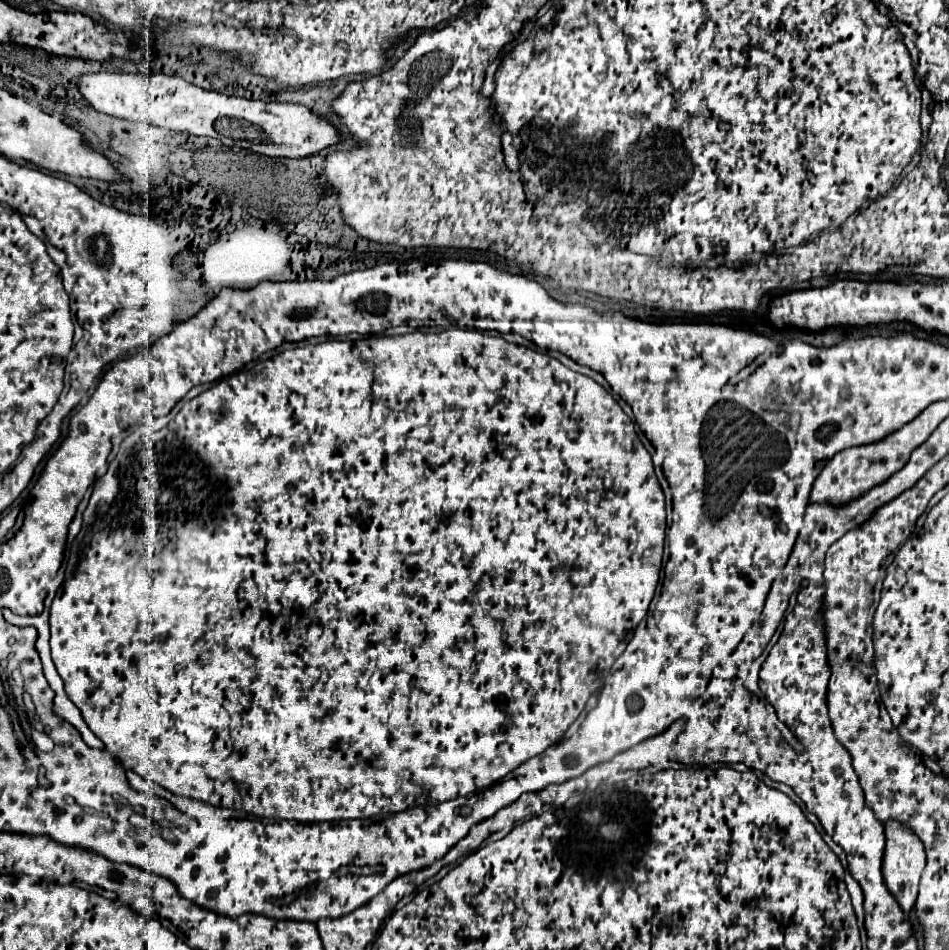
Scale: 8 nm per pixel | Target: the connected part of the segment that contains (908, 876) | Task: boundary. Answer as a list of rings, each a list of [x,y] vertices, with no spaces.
[[[888,822],[886,824],[886,852],[884,852],[884,860],[882,860],[882,876],[884,876],[888,890],[898,900],[900,908],[906,914],[910,914],[910,910],[916,904],[918,884],[920,884],[920,876],[924,872],[924,866],[926,866],[926,854],[924,854],[924,846],[918,840],[918,836],[908,826],[902,826],[898,822]]]

